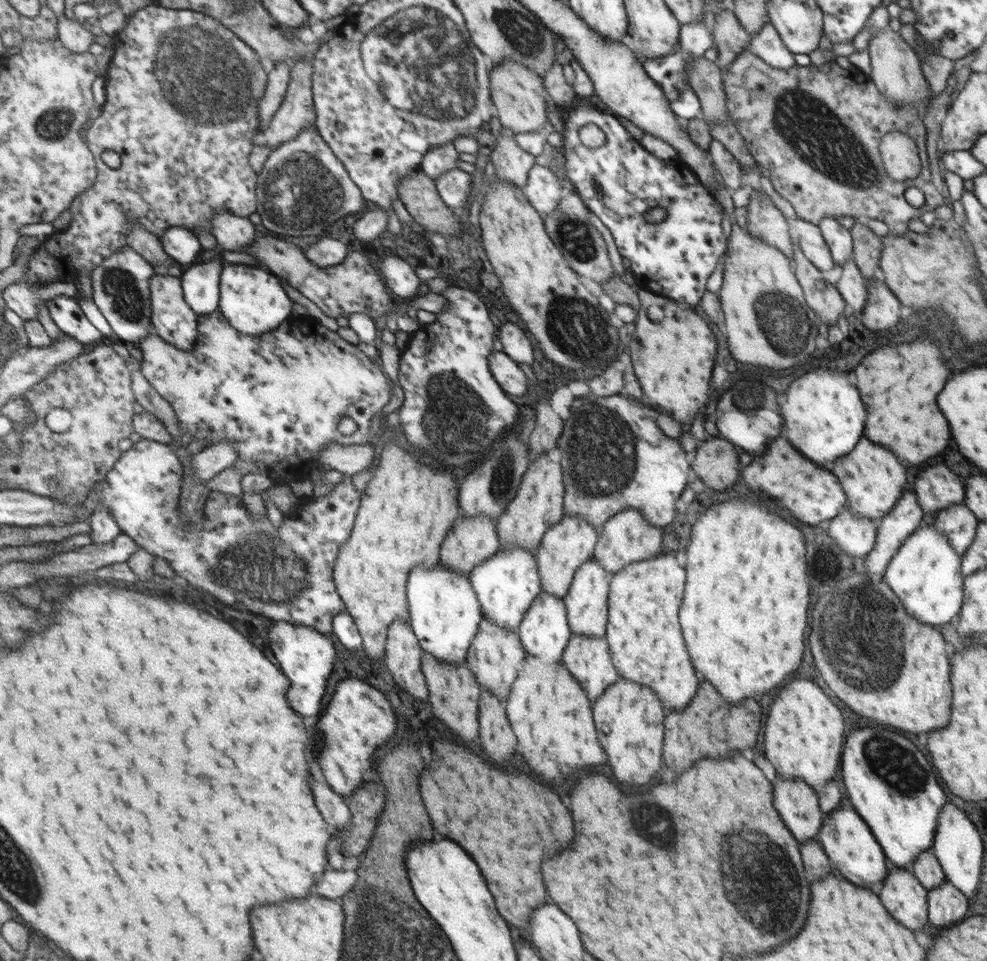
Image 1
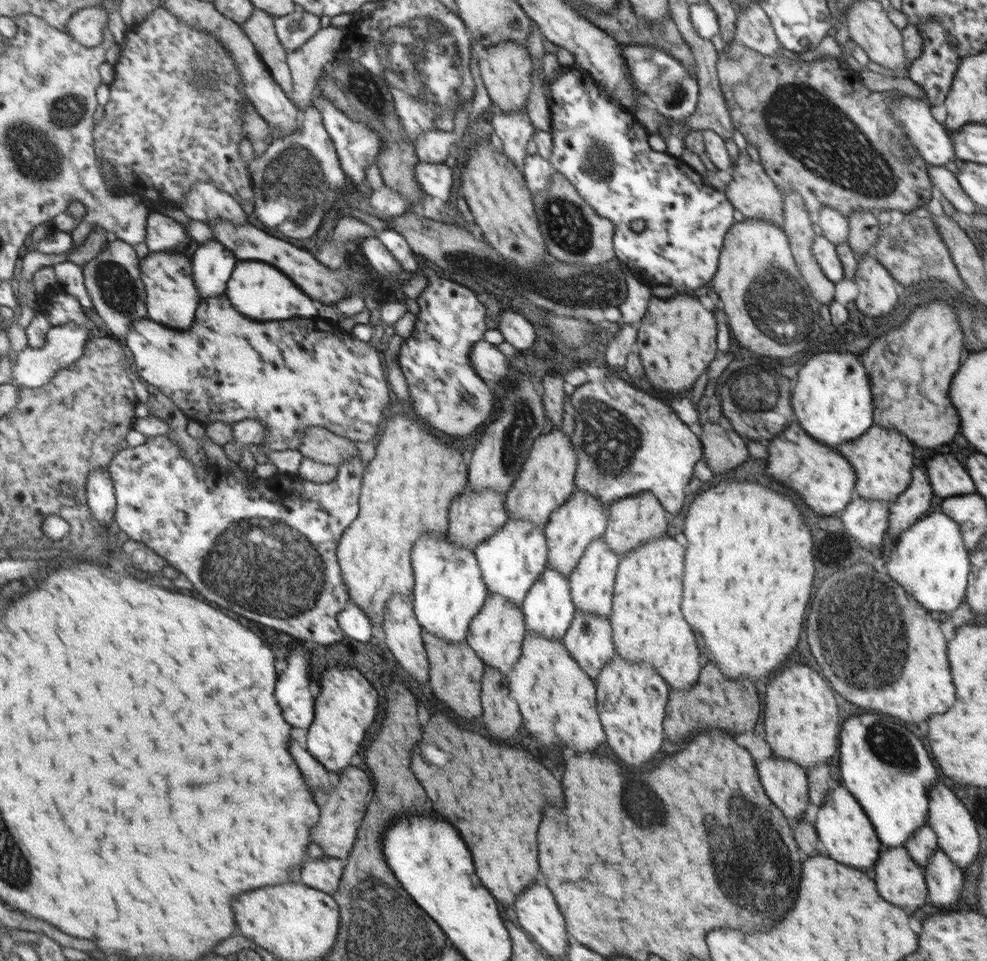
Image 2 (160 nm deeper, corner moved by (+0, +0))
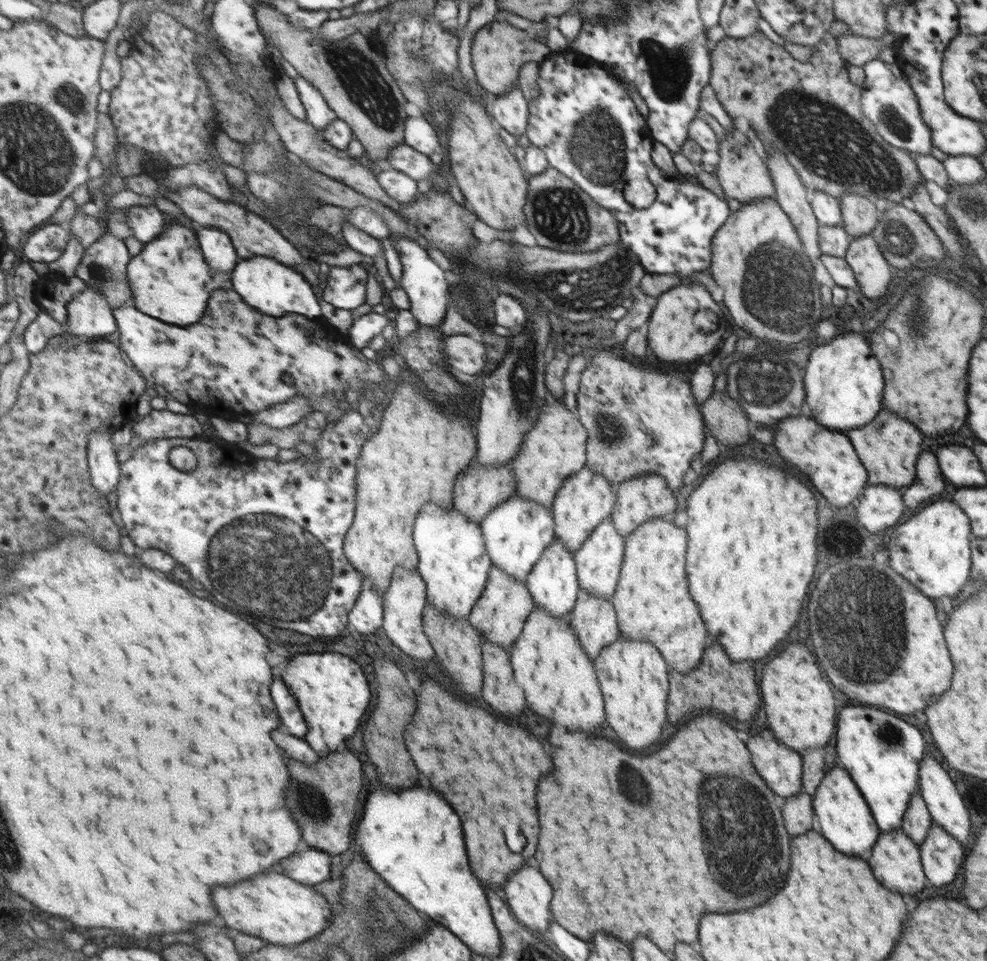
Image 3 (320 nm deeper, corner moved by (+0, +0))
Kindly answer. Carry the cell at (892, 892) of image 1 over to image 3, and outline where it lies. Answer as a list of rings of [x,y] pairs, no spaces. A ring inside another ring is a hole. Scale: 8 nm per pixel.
[[[897,828],[879,836],[879,844],[875,844],[875,852],[871,852],[868,860],[871,868],[875,868],[875,876],[879,876],[891,892],[913,894],[925,884],[919,851],[909,836]]]

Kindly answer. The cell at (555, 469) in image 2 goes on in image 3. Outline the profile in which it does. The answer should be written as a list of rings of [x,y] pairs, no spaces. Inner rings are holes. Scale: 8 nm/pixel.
[[[551,398],[539,411],[535,426],[526,432],[518,454],[511,460],[512,476],[520,497],[551,506],[554,496],[567,476],[577,474],[585,462],[585,426],[578,418],[565,409],[562,400]]]

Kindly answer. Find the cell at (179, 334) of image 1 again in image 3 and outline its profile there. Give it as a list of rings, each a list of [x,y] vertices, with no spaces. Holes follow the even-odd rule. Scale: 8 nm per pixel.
[[[167,216],[164,233],[144,244],[141,252],[130,259],[128,281],[134,294],[134,304],[141,312],[167,324],[189,327],[203,318],[211,295],[220,288],[224,289],[227,280],[231,281],[233,272],[212,271],[197,231],[198,227],[186,228],[177,219]]]

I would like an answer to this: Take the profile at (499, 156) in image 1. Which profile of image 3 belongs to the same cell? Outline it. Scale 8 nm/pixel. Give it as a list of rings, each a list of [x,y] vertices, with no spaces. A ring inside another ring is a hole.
[[[517,85],[495,96],[491,104],[491,116],[494,116],[495,122],[516,139],[525,134],[527,115],[528,102]]]

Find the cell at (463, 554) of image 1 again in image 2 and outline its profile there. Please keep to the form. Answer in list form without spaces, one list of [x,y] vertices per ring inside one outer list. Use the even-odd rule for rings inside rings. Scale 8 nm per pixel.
[[[469,486],[462,490],[449,505],[449,520],[446,530],[448,541],[457,545],[458,548],[474,550],[482,540],[498,531],[509,518],[507,508],[504,507],[504,495],[493,489],[474,491]]]

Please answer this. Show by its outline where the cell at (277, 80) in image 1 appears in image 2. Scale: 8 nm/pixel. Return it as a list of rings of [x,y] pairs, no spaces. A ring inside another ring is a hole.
[[[299,9],[294,13],[275,17],[276,31],[288,52],[296,51],[321,28],[321,18]]]

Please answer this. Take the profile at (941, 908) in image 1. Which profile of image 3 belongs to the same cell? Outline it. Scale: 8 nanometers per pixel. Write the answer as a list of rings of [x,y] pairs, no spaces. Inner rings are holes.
[[[932,822],[919,848],[922,851],[922,863],[927,880],[931,881],[933,886],[949,884],[963,862],[963,850],[959,842],[945,829]]]

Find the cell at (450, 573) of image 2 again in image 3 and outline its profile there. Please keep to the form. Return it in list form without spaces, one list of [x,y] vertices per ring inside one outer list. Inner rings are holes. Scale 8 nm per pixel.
[[[427,504],[423,512],[419,511],[414,520],[413,541],[418,554],[417,572],[424,580],[427,588],[427,603],[433,605],[439,612],[450,617],[463,618],[471,612],[471,607],[483,590],[487,573],[492,564],[486,551],[481,526],[469,517],[463,516],[457,509],[444,509],[442,506]]]

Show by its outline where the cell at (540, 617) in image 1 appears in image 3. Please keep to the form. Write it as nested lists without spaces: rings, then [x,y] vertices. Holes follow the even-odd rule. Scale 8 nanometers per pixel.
[[[557,537],[543,549],[526,576],[526,587],[531,592],[535,607],[541,607],[552,617],[563,617],[573,610],[578,582],[572,553]]]

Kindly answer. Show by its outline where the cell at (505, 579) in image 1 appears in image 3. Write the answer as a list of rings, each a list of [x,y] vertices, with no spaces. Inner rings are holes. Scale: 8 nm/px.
[[[514,493],[509,499],[493,507],[487,516],[480,520],[479,526],[486,540],[486,551],[492,564],[525,582],[527,573],[541,556],[543,549],[555,537],[554,523],[551,508]]]

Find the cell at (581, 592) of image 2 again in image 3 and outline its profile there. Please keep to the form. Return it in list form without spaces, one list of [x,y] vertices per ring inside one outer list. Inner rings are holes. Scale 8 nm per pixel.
[[[603,519],[593,531],[589,538],[574,550],[573,560],[576,568],[578,586],[585,589],[596,597],[605,599],[611,598],[615,584],[618,584],[619,566],[623,552],[623,538],[616,531],[615,524],[611,519]]]

